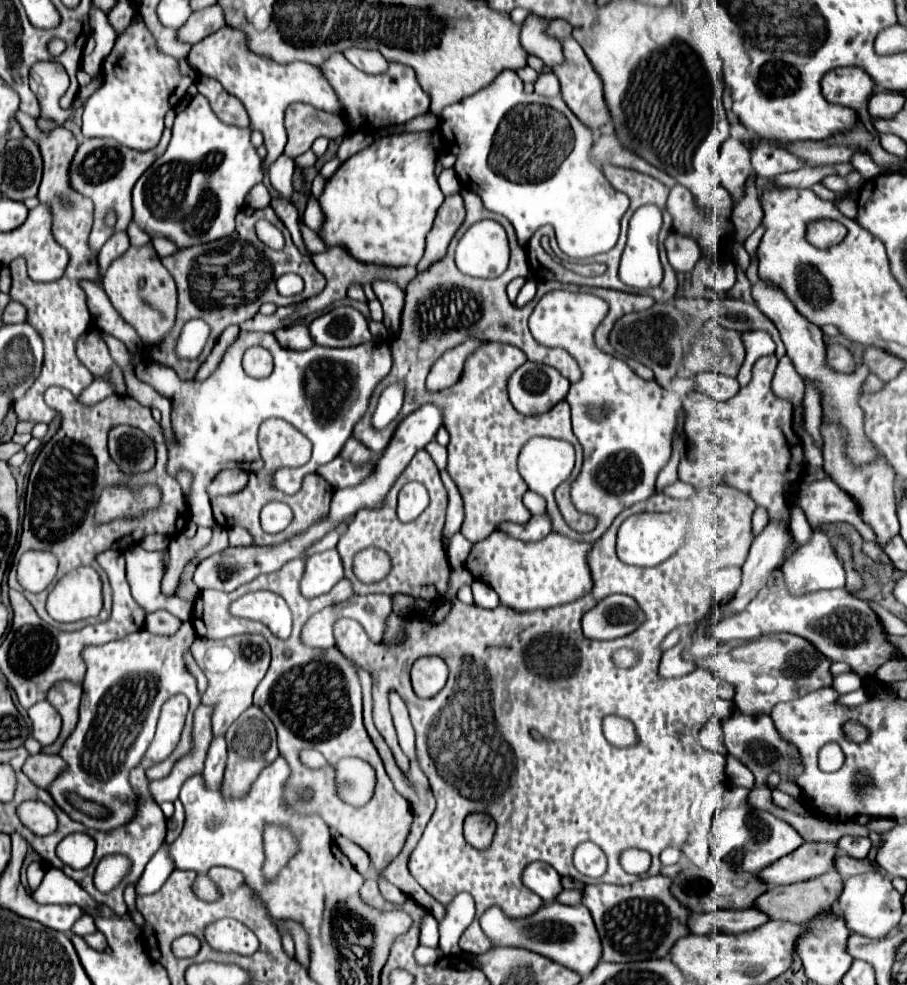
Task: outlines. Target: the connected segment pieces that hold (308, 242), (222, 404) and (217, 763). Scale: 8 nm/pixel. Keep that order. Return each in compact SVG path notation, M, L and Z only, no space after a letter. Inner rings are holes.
M300 218L298 222L300 222L300 232L302 232L302 240L304 240L306 250L308 250L310 254L324 252L324 250L326 250L326 246L324 246L322 238L320 238L316 232L312 232L312 230L310 230L310 228L304 224L304 220L302 220L302 218Z
M240 332L234 340L234 344L228 346L228 352L224 354L224 360L220 360L216 372L208 376L206 380L182 380L170 366L160 366L156 362L138 362L136 364L136 376L138 380L150 384L158 394L166 396L172 404L172 432L176 442L168 448L168 464L166 472L176 478L180 472L188 472L192 476L192 486L190 486L190 520L196 526L214 526L214 516L210 508L210 500L206 494L208 484L214 480L214 476L226 468L242 468L246 472L258 472L262 470L264 462L260 460L260 450L258 450L258 428L264 420L268 418L282 418L290 422L298 432L302 432L314 446L312 458L308 464L300 468L282 468L274 474L274 486L286 494L294 494L300 490L302 478L310 472L314 472L318 466L330 462L336 458L346 444L346 440L352 434L352 428L356 422L366 414L370 398L378 382L390 372L392 368L392 352L388 342L366 342L360 346L352 348L326 348L326 346L312 346L308 350L288 350L282 348L272 334L264 332ZM250 346L262 346L272 352L274 358L274 370L266 378L268 384L264 386L262 378L252 378L244 374L242 368L242 356L244 350Z
M216 736L208 748L204 770L202 770L202 778L208 786L208 790L218 788L224 768L226 768L226 742L224 742L224 736Z

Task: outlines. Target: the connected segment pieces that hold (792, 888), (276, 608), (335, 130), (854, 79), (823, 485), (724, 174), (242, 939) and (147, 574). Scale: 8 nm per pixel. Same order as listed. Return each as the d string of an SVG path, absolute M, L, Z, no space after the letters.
M836 870L826 872L824 876L816 876L812 880L788 884L788 886L772 886L768 888L760 898L756 898L754 908L760 908L770 920L786 920L794 924L802 924L806 920L812 920L816 912L832 908L832 904L838 900L842 892L842 880Z
M260 590L260 592L250 592L244 594L242 598L234 600L230 604L230 614L236 618L248 618L262 622L274 632L278 638L288 638L290 628L292 628L292 614L284 598Z
M290 104L284 118L288 144L284 154L290 158L298 158L304 154L312 142L320 136L336 138L346 134L346 124L340 116L330 112L320 112L310 104Z
M836 68L822 78L820 88L828 102L856 110L858 116L862 116L864 126L876 132L866 108L874 92L874 80L862 68Z
M830 478L802 484L796 502L806 514L806 520L812 528L822 528L824 524L848 520L852 526L856 526L864 540L876 540L876 536L872 536L872 528L860 520L856 502L846 492L842 492Z
M728 138L720 148L720 184L740 200L744 196L744 182L748 174L754 174L750 164L750 148L740 138Z
M216 920L204 930L206 942L218 952L236 952L252 956L258 950L258 938L236 920Z
M132 546L124 552L126 556L126 576L132 596L138 600L144 612L156 612L162 604L172 604L172 614L190 620L192 606L186 602L176 602L176 598L164 598L160 594L160 580L164 576L166 552L148 552L142 546Z

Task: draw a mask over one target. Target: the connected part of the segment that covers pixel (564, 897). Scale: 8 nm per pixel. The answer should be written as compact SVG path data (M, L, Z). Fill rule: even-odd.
M584 888L582 890L564 890L558 896L558 902L562 902L562 904L580 904L582 898L584 898Z

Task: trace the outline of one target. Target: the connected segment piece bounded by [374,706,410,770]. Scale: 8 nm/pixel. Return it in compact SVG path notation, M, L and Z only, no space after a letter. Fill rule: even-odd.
M374 706L374 724L376 724L378 732L382 734L382 738L386 740L386 744L390 746L398 768L400 768L400 770L408 770L408 762L410 762L410 760L408 760L406 756L402 756L402 750L400 750L398 740L396 740L396 732L394 732L394 724L392 724L388 706Z

